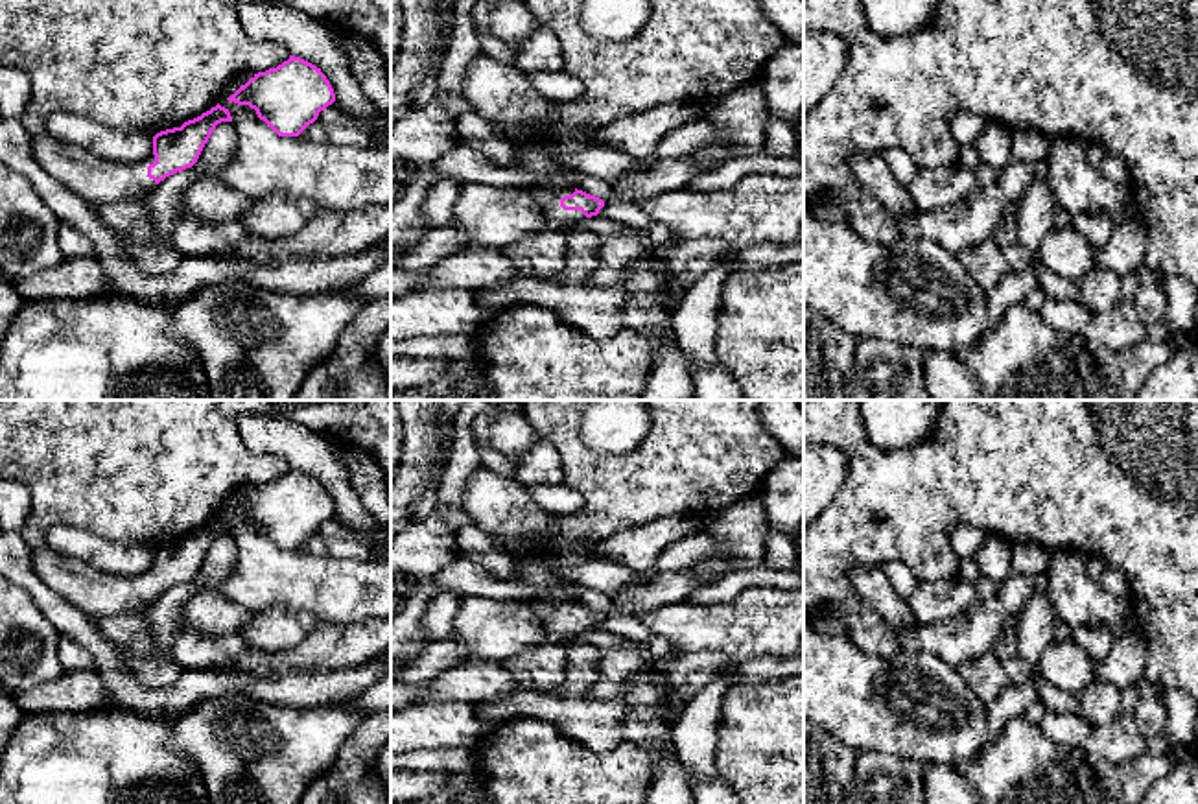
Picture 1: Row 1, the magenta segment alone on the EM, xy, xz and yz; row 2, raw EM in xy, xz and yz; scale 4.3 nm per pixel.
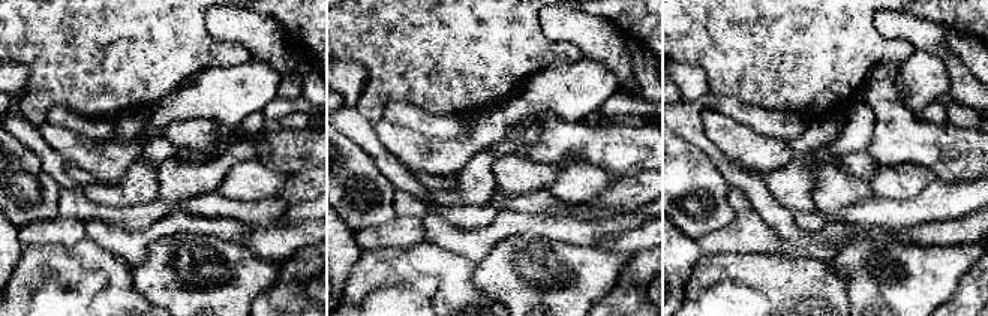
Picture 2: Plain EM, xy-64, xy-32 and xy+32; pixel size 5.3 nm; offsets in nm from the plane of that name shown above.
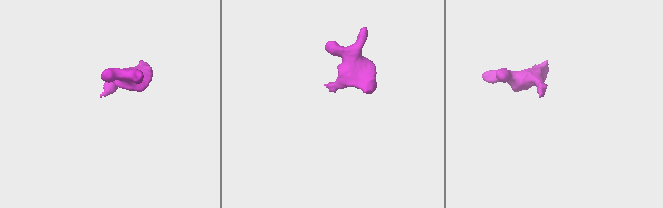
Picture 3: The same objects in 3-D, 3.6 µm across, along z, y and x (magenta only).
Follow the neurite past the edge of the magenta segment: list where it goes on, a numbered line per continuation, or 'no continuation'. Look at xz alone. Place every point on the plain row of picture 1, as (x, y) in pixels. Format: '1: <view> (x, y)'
1: xz (491, 629)

